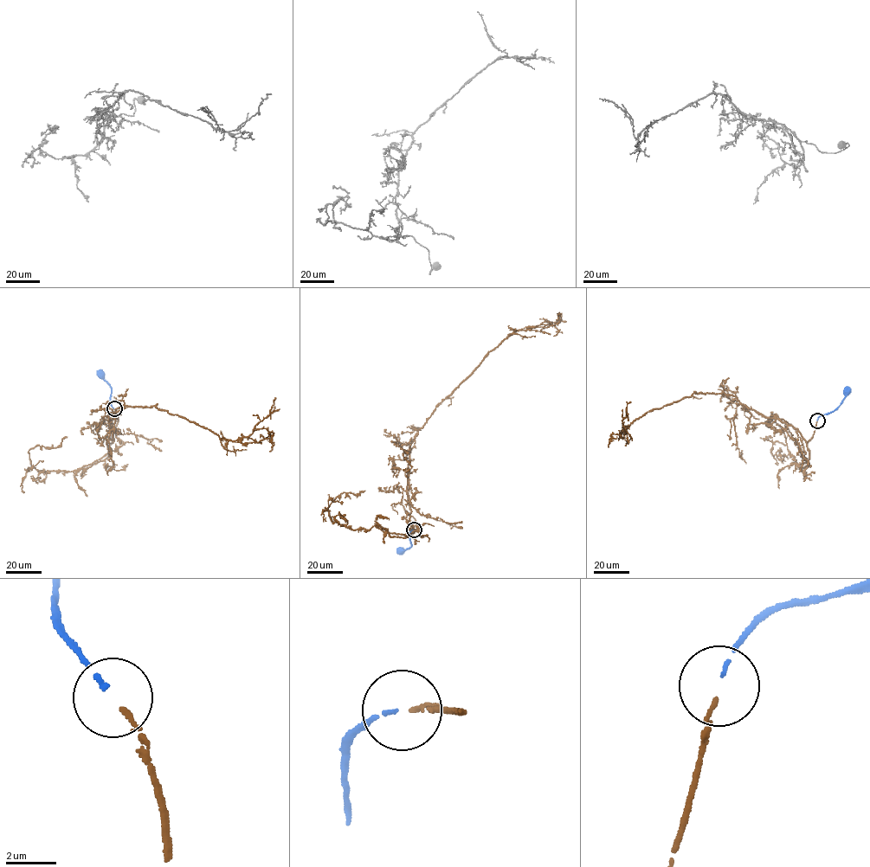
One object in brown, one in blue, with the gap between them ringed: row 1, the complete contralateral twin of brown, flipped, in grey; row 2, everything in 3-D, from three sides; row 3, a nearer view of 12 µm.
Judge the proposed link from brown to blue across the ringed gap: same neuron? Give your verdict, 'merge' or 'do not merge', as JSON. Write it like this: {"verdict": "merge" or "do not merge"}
{"verdict": "merge"}

